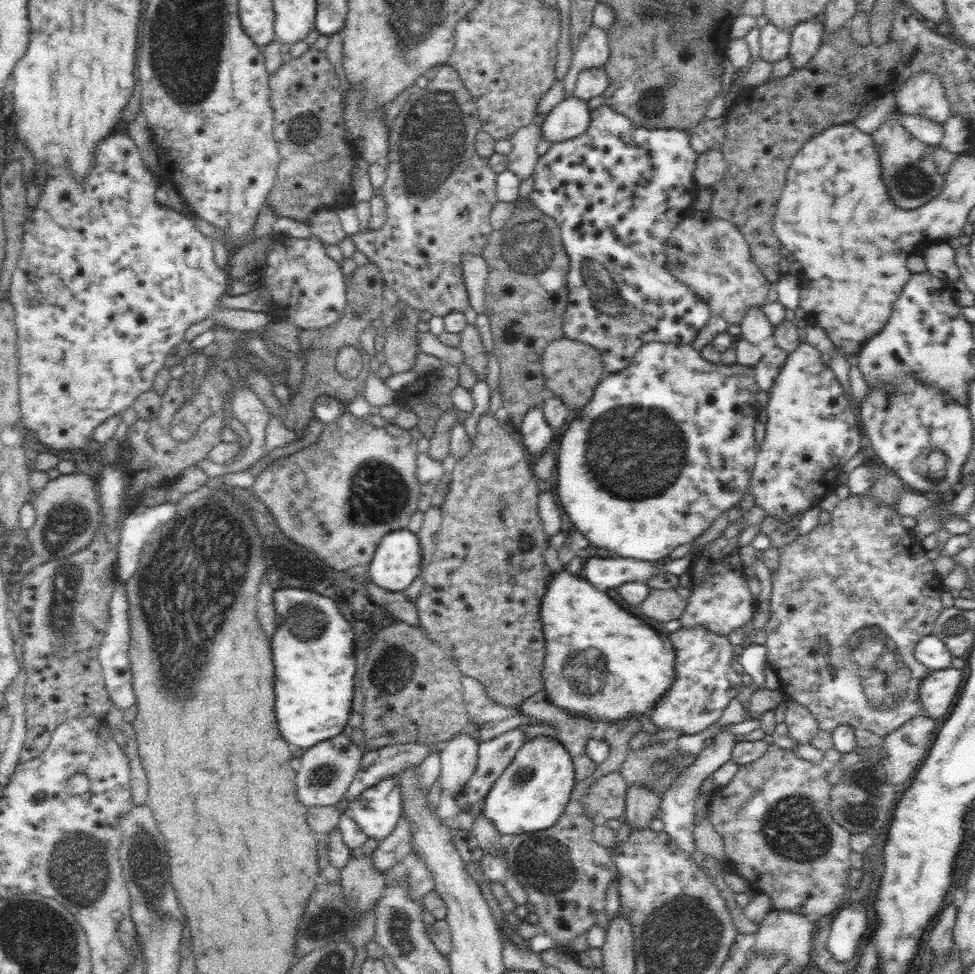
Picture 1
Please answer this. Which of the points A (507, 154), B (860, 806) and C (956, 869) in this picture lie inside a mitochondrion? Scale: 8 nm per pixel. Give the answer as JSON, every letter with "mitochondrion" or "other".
{"A":"other","B":"mitochondrion","C":"other"}

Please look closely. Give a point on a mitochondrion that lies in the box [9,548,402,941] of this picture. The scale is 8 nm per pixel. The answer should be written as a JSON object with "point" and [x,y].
{"point":[79,866]}

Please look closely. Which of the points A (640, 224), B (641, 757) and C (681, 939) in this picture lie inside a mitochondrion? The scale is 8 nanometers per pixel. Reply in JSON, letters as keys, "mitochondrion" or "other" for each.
{"A":"other","B":"mitochondrion","C":"mitochondrion"}

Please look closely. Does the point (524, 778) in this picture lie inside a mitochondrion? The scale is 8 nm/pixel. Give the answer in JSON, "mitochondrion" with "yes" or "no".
{"mitochondrion":"yes"}

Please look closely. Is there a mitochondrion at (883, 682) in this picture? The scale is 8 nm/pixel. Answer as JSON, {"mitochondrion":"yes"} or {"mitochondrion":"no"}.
{"mitochondrion":"yes"}

